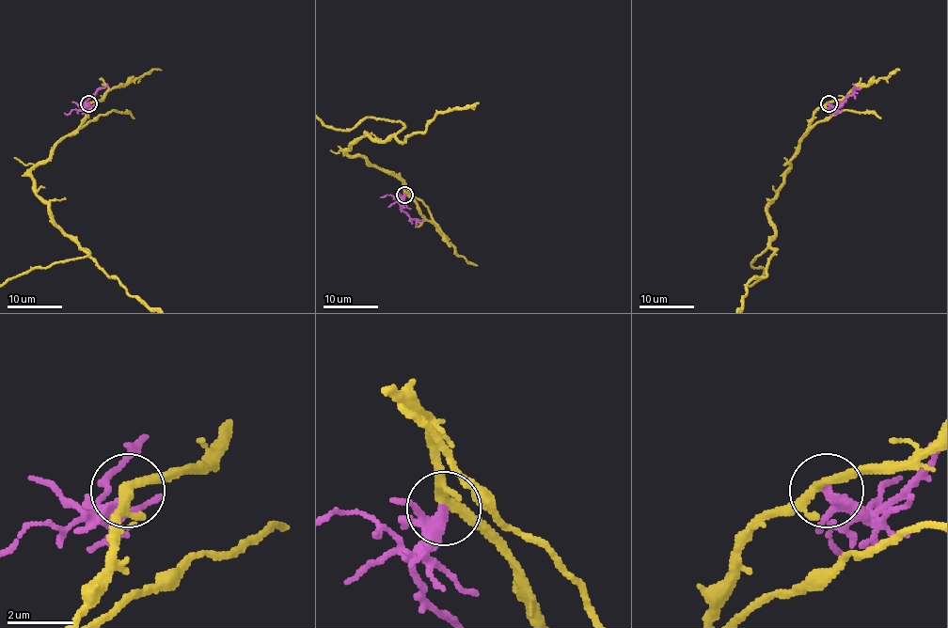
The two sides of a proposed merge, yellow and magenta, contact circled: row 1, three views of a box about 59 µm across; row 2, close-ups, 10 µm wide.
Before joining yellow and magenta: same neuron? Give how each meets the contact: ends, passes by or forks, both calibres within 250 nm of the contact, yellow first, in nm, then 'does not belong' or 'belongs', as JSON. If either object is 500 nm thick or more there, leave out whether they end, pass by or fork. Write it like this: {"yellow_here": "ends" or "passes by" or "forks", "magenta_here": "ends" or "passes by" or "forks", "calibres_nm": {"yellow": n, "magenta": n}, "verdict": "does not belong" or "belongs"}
{"yellow_here": "forks", "magenta_here": "passes by", "calibres_nm": {"yellow": 220, "magenta": 240}, "verdict": "does not belong"}

